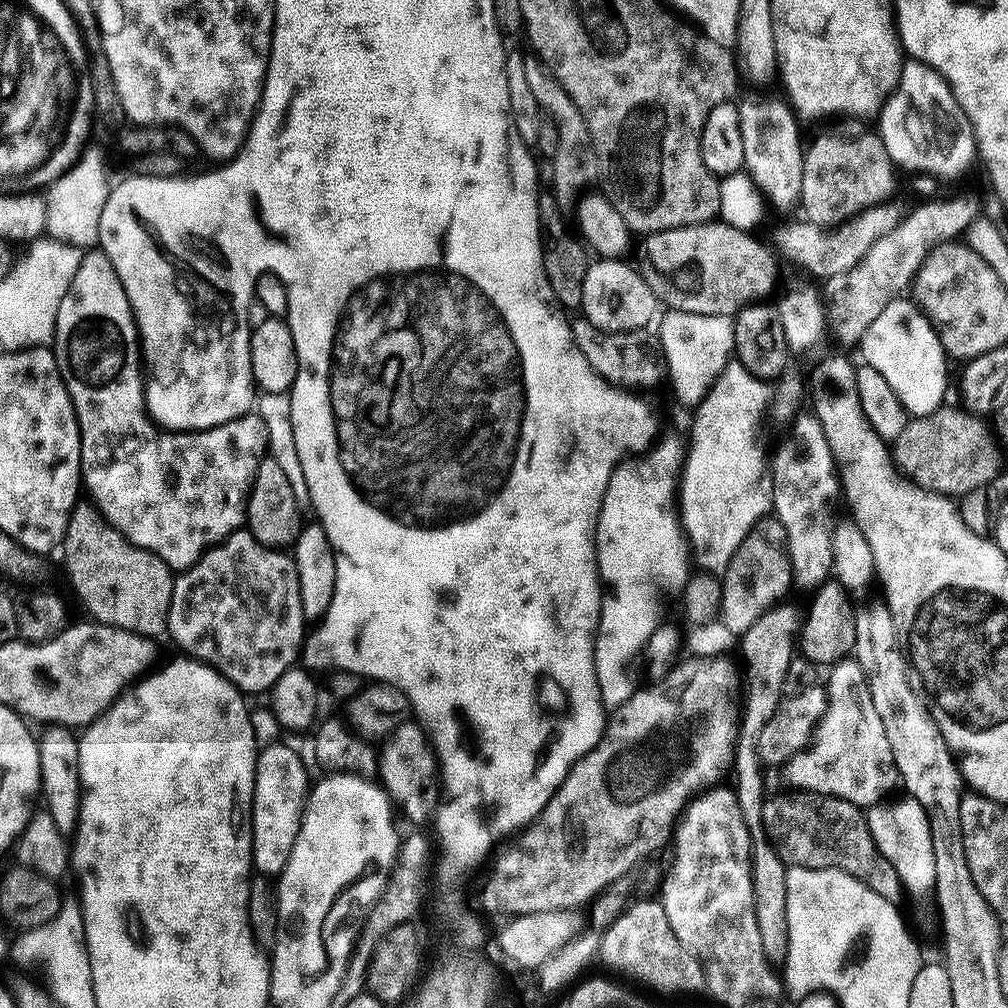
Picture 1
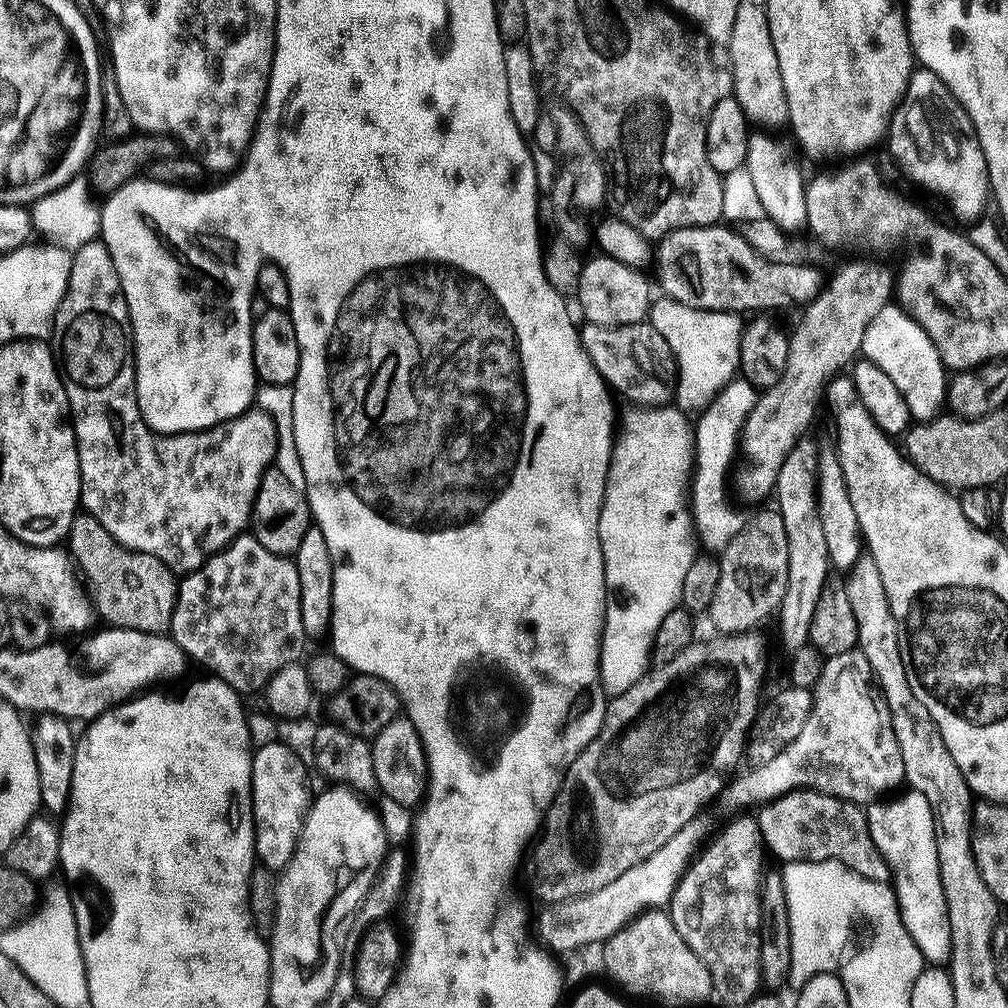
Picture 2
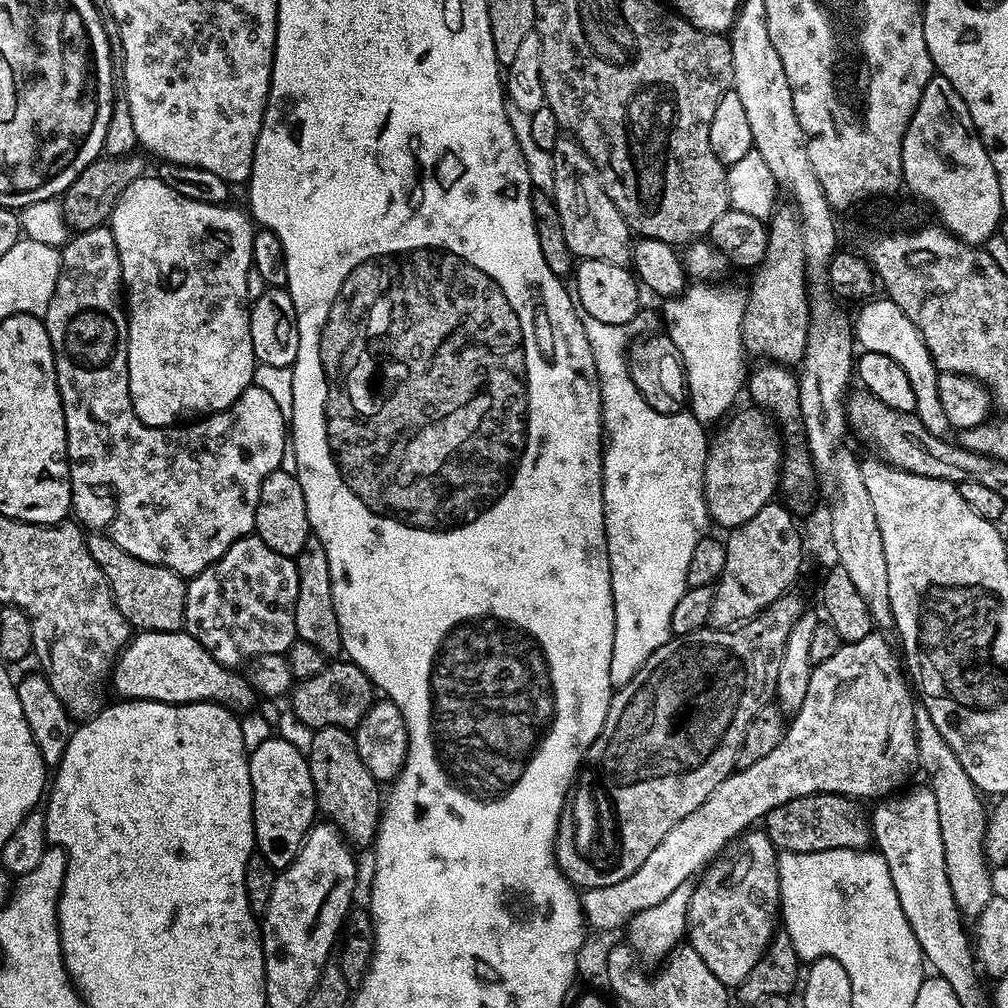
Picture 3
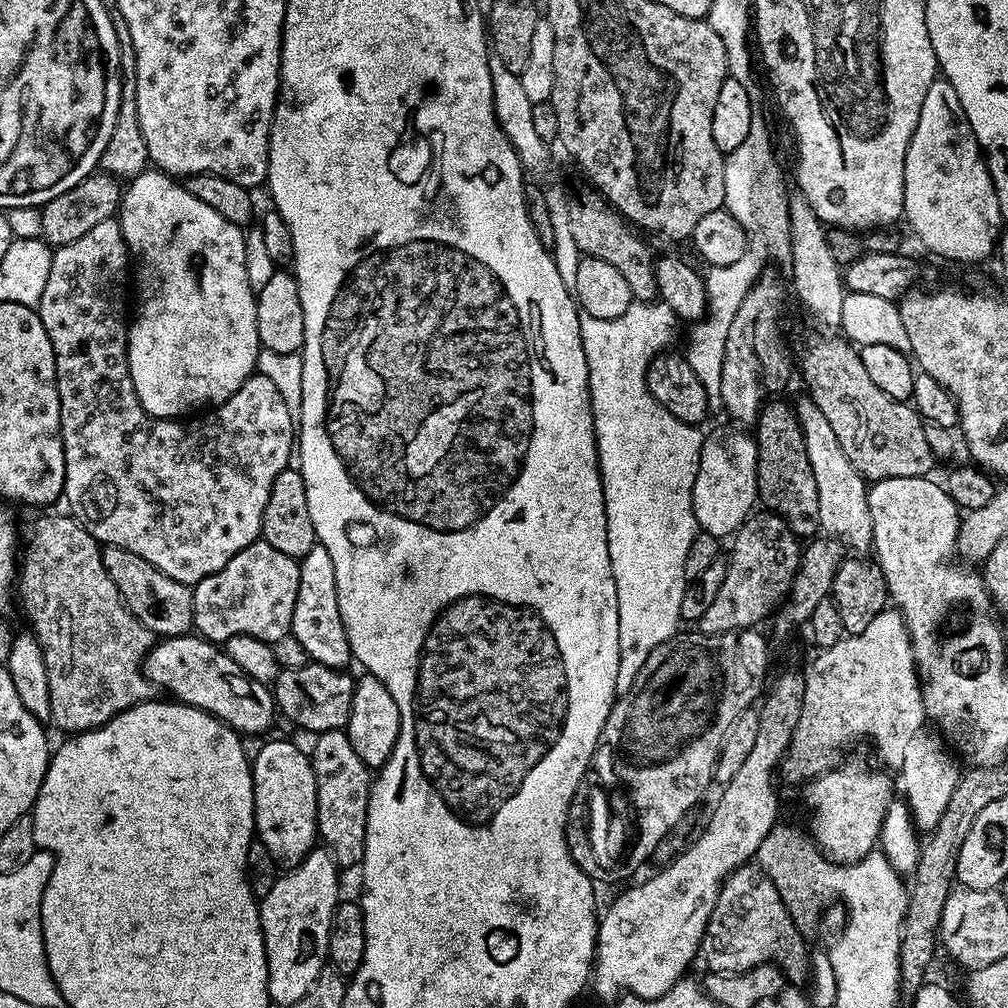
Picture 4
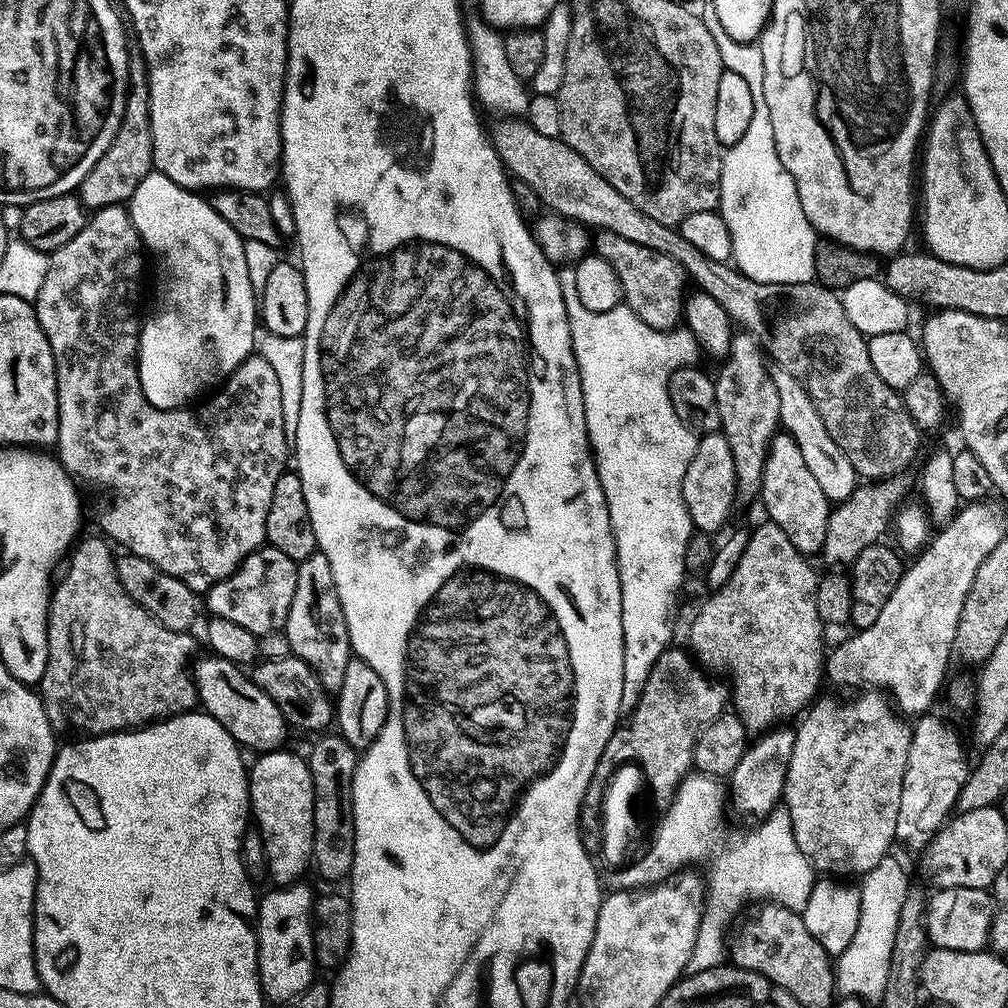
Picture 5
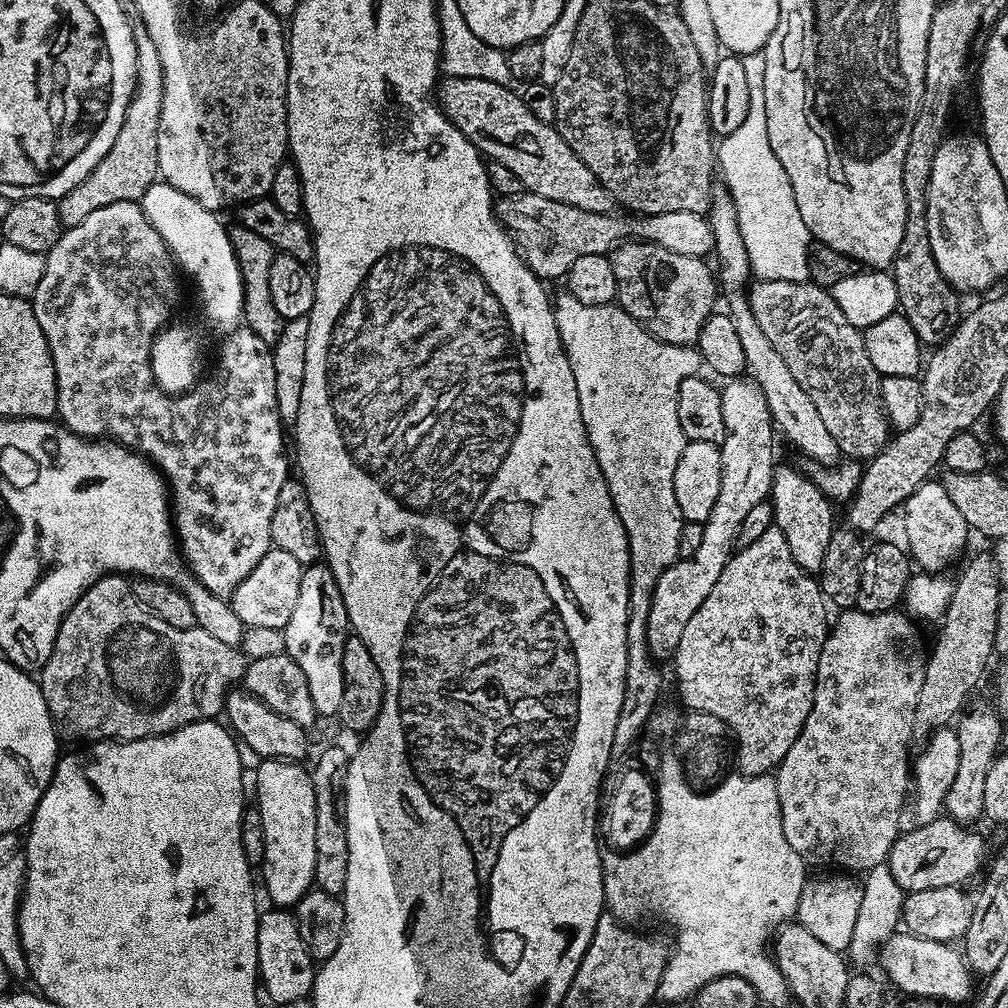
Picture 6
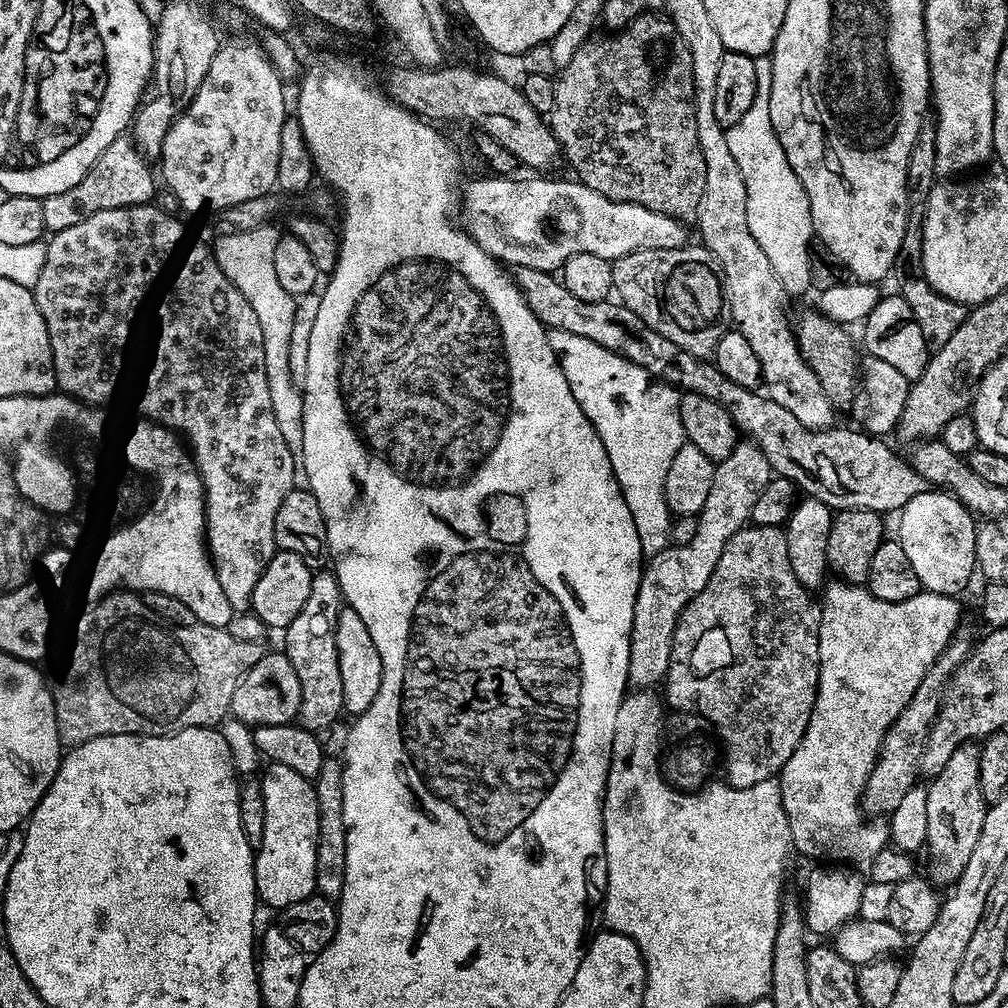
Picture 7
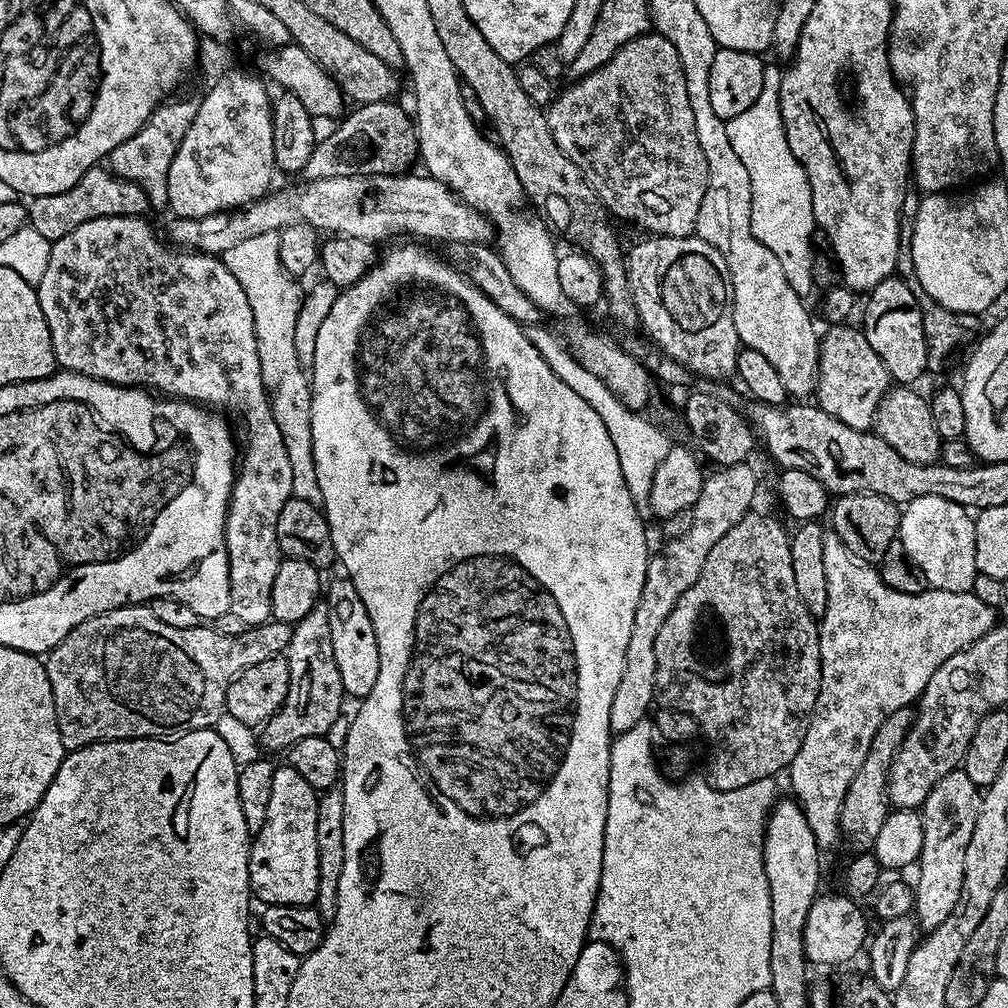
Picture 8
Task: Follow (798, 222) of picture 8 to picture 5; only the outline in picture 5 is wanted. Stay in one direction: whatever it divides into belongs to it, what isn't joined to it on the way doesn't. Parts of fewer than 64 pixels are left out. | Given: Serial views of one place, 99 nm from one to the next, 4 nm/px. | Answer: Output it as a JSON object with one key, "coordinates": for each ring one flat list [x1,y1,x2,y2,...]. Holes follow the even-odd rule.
{"coordinates":[[705,12,704,25,714,34,714,42,718,42,718,54,722,54,725,69,742,74,750,86,750,94,754,94,754,118,750,118,746,134,723,153,720,161,718,211,730,230,732,260,741,274,754,282,811,284,816,280,814,254,818,233,810,226,806,214,802,214,794,178,782,166,782,158,778,158,774,126,770,126,770,110,766,110,766,98,762,94,762,50,759,43,738,42,726,32,716,12]]}

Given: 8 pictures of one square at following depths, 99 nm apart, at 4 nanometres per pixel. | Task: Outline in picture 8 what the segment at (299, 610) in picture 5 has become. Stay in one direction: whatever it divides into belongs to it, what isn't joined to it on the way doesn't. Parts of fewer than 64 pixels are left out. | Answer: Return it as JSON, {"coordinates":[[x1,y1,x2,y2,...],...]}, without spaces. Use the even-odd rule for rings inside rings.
{"coordinates":[[321,602,310,610,306,618,294,625,286,653,290,666,290,690,286,702,258,732,261,749,287,753,302,738,328,736,340,716,340,707,346,703,338,662,334,662,334,645,330,643,330,618,327,603]]}

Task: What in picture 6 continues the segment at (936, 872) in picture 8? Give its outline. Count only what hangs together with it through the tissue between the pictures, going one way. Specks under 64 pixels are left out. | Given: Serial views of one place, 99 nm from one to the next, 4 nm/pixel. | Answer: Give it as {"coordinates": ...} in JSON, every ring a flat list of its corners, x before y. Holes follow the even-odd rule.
{"coordinates":[[991,707,988,708,976,708,973,712,965,711,954,728,961,749,958,770,955,771,954,782,945,796,943,811,957,824,965,826,975,825,975,820,984,816,982,793,986,787,986,774,1001,751,1000,735,1004,732,1003,726,1000,725,1002,720]]}

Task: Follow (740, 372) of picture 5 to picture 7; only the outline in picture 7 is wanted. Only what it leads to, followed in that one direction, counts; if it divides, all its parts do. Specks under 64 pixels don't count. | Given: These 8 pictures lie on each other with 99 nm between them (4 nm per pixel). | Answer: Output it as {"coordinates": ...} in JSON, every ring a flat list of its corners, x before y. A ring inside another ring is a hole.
{"coordinates":[[737,443,730,458,719,461,714,467,714,478,710,482,710,494,706,494,706,506,696,516,698,530,686,546,669,546,643,565,640,573,640,589,634,602,634,622,630,638,630,662,628,684,636,690,652,690,668,675,670,646,674,626,682,610,710,582,726,542,738,534,738,530,751,521,754,502,758,494,766,490,766,482,774,473,766,454,757,444]]}

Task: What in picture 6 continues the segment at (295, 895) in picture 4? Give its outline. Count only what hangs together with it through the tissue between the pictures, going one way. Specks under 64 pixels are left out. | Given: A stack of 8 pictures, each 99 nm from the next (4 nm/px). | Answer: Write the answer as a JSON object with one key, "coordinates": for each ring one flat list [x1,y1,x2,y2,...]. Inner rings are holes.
{"coordinates":[[288,910,271,911,260,916,260,929,256,939,256,963,263,995,267,999,269,996,276,1006,282,1006,286,1002,305,999,311,993,317,969,314,967,312,953,300,937,295,915]]}

